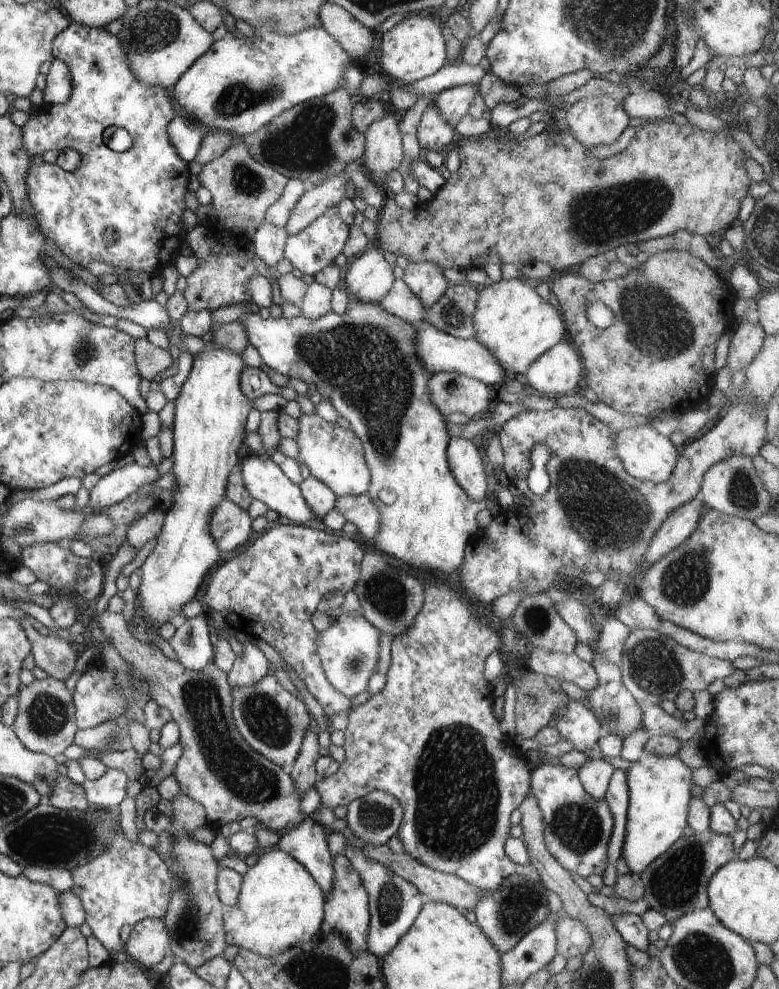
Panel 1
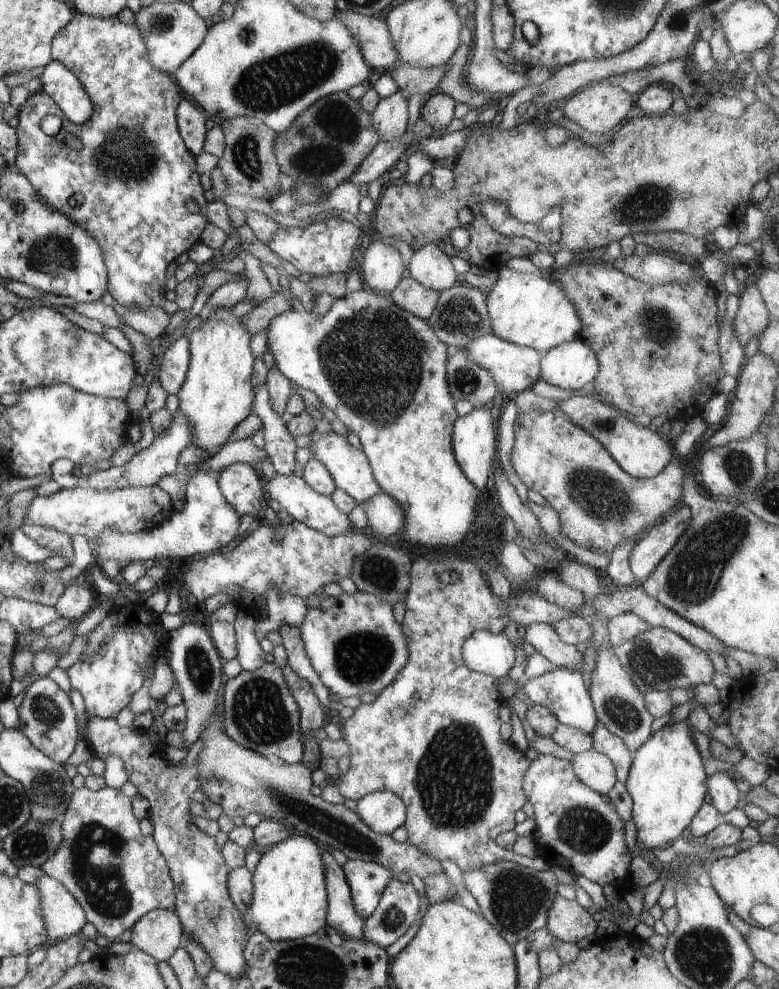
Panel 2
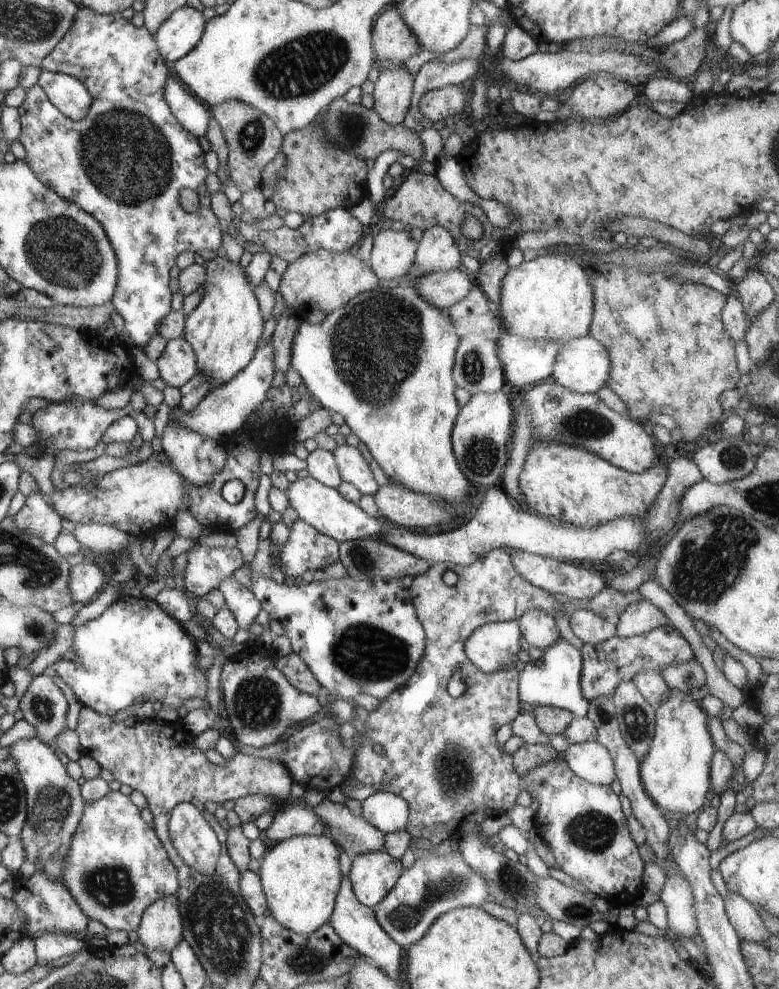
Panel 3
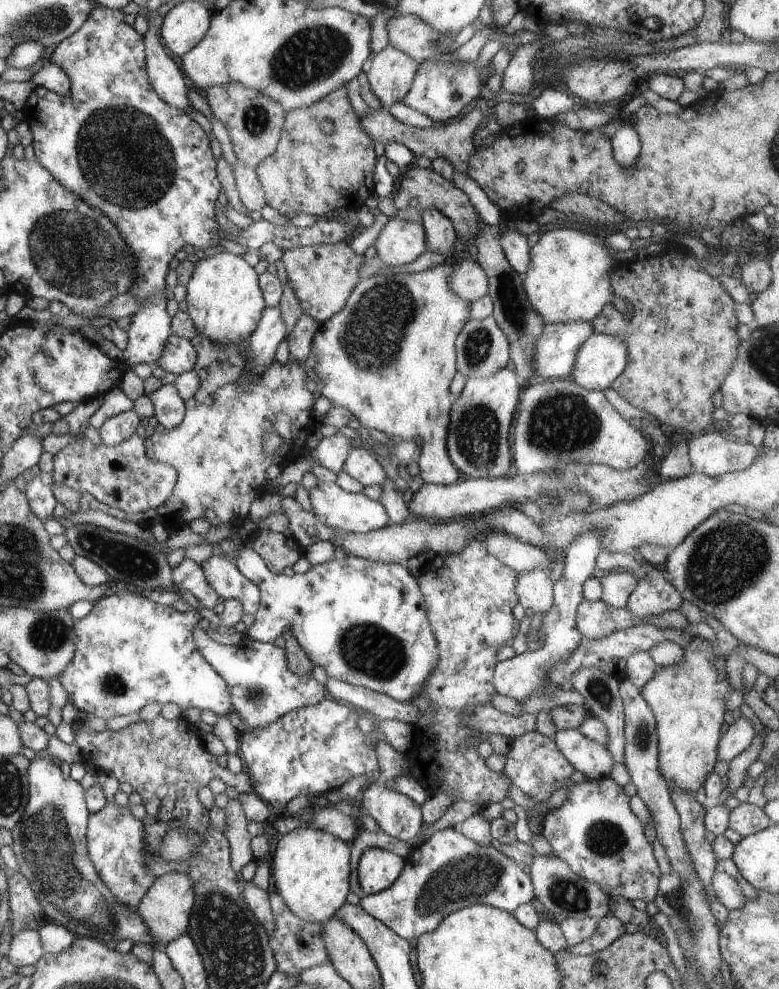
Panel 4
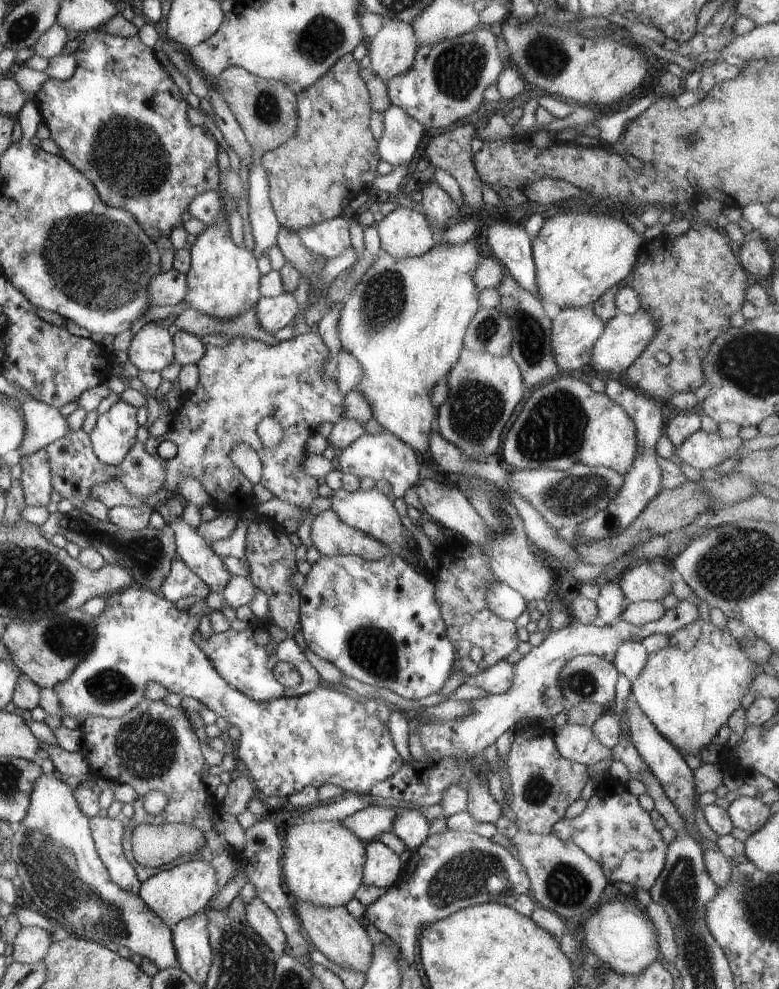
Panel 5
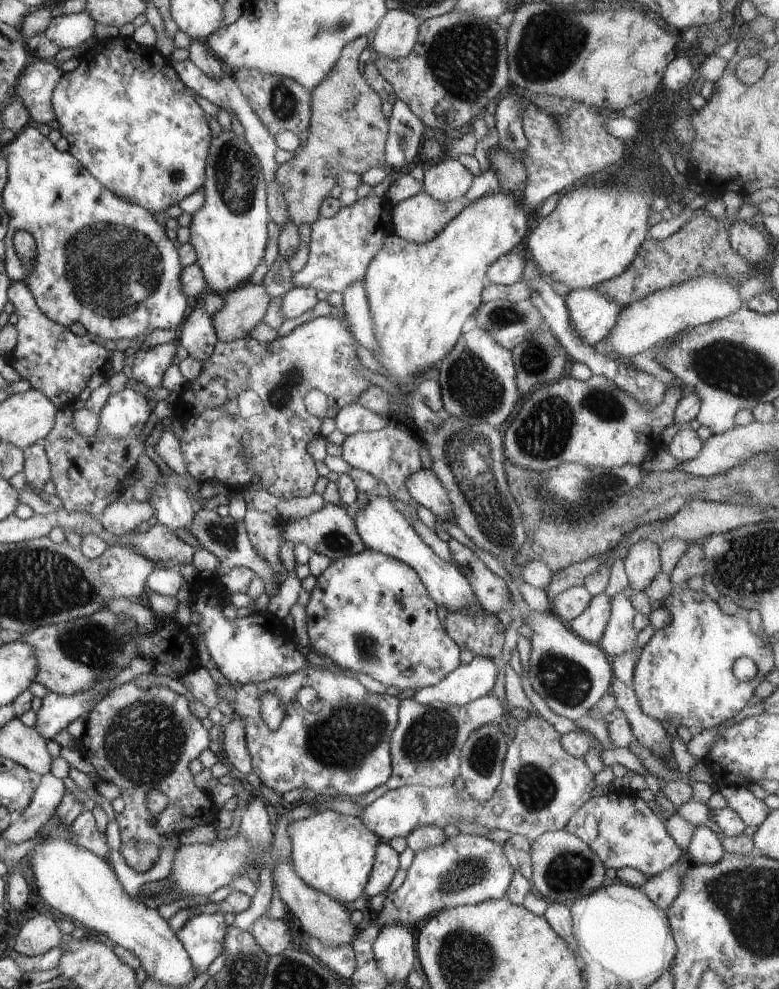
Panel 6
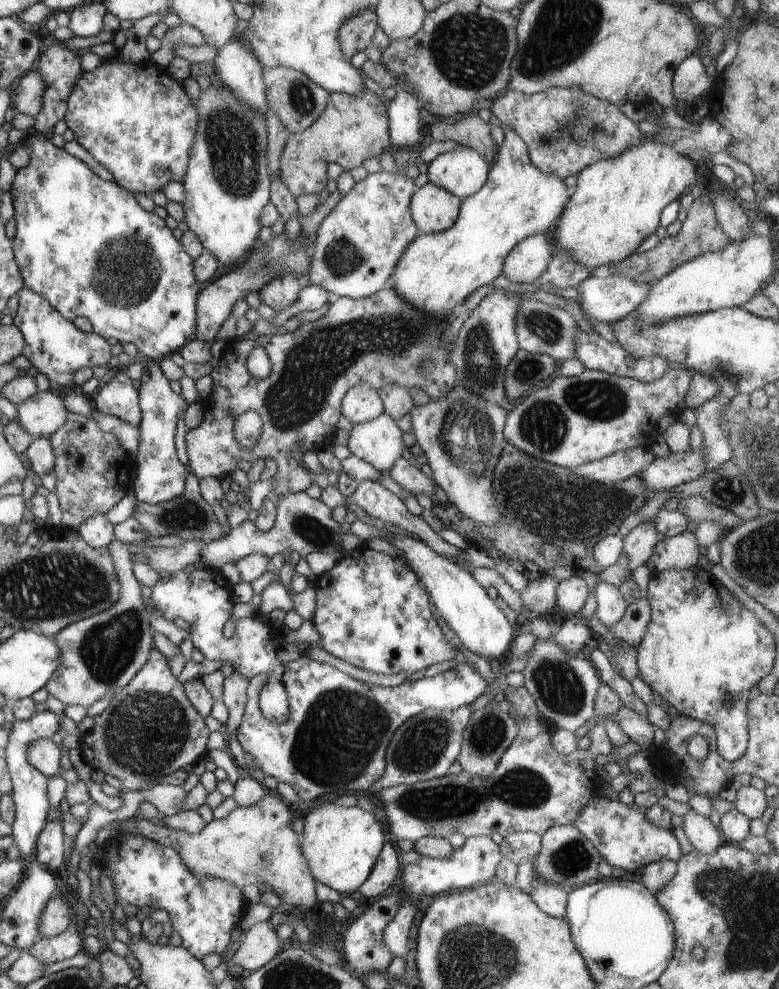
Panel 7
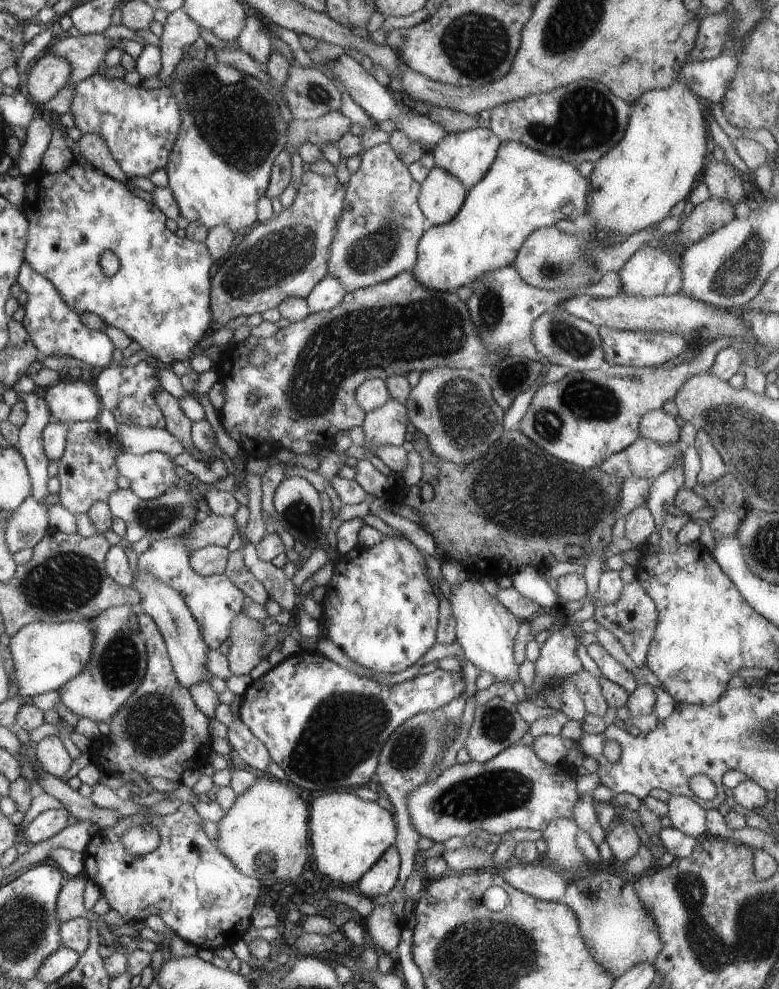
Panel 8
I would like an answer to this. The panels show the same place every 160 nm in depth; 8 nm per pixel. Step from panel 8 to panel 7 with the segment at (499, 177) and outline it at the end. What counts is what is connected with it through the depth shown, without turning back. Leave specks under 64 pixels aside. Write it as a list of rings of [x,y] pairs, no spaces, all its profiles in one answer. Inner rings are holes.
[[[504,127],[504,140],[497,150],[495,161],[490,167],[488,180],[484,186],[465,198],[460,203],[456,222],[448,230],[432,234],[416,235],[402,253],[396,268],[388,280],[391,288],[410,306],[418,309],[423,315],[431,315],[435,322],[448,321],[454,308],[466,302],[466,299],[484,284],[490,284],[502,274],[504,259],[507,254],[525,238],[533,234],[549,233],[568,204],[568,192],[564,180],[556,175],[544,174],[529,159],[527,146],[520,135],[511,128]]]

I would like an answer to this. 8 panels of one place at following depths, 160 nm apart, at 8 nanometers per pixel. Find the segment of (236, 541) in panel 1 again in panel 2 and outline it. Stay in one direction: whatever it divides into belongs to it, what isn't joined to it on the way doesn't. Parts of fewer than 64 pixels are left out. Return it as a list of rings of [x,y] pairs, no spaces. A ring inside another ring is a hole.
[[[198,465],[196,473],[189,480],[182,511],[176,512],[155,528],[135,534],[104,528],[98,540],[88,540],[95,560],[99,563],[116,560],[121,567],[132,562],[162,563],[169,560],[189,560],[221,552],[234,545],[234,540],[240,537],[241,516],[227,503],[219,482],[208,473],[206,467]]]

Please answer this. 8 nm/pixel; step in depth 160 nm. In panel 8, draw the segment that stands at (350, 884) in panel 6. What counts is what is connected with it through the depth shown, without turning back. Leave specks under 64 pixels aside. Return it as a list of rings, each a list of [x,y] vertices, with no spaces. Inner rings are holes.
[[[354,793],[322,794],[312,802],[309,811],[309,840],[316,868],[334,882],[356,884],[386,849],[395,844],[395,816],[376,802],[364,801]]]

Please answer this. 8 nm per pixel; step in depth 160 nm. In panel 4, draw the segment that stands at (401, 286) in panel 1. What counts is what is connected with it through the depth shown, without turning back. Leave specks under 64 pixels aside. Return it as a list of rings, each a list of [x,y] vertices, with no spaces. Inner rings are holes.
[[[460,255],[450,276],[452,292],[460,294],[460,298],[472,303],[488,295],[488,286],[490,282],[486,270],[466,255]]]

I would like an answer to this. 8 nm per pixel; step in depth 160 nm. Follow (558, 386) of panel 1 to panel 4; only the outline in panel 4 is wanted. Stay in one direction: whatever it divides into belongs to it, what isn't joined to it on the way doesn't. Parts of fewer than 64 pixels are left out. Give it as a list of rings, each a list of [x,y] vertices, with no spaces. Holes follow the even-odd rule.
[[[592,334],[578,350],[569,379],[587,390],[611,387],[628,364],[628,346],[622,340],[614,334]]]

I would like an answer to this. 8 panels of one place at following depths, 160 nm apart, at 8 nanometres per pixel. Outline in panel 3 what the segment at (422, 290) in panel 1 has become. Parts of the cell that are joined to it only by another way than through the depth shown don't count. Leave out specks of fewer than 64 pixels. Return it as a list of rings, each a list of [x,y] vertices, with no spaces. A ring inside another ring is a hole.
[[[432,226],[424,231],[415,254],[414,266],[424,275],[462,267],[463,257],[456,240],[444,226]]]

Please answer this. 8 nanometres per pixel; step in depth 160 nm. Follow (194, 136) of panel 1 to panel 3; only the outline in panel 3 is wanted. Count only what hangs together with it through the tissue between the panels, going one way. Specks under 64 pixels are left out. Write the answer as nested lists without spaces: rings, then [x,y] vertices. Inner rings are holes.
[[[168,74],[166,84],[164,84],[164,100],[168,104],[172,114],[184,130],[194,134],[196,138],[202,138],[208,131],[211,114],[204,104],[186,90],[186,88]]]

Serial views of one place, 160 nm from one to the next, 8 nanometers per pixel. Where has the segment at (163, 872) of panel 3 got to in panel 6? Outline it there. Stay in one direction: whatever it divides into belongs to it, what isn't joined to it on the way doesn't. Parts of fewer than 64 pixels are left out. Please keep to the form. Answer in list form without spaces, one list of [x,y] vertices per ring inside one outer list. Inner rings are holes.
[[[85,811],[80,814],[74,823],[70,826],[72,830],[71,838],[75,844],[90,850],[103,860],[109,861],[108,840],[104,832],[98,830],[94,815],[91,811]]]

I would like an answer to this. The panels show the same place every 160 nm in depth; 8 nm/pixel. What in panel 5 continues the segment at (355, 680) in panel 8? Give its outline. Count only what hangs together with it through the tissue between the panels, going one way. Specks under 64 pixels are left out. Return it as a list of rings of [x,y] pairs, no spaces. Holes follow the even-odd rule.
[[[139,586],[128,587],[127,589],[121,590],[106,597],[106,608],[104,612],[94,618],[94,626],[96,626],[96,644],[92,646],[92,652],[84,658],[84,662],[80,662],[76,666],[75,673],[68,678],[67,681],[60,682],[54,687],[54,694],[57,695],[60,702],[60,711],[63,716],[102,716],[105,718],[119,718],[128,714],[142,698],[145,698],[144,692],[148,688],[148,682],[156,682],[165,689],[166,693],[179,694],[181,697],[195,698],[198,702],[202,702],[206,708],[214,710],[218,714],[219,718],[224,718],[231,727],[240,729],[240,740],[236,745],[236,759],[242,762],[242,765],[253,781],[255,791],[260,791],[264,796],[277,796],[282,798],[289,798],[295,793],[299,793],[306,786],[314,786],[317,789],[324,784],[333,784],[342,788],[344,792],[352,792],[356,795],[368,794],[376,784],[383,782],[394,775],[403,766],[403,760],[400,754],[395,748],[392,740],[392,734],[388,730],[388,726],[384,722],[380,722],[376,715],[368,715],[364,706],[365,700],[357,697],[348,690],[341,690],[338,687],[326,685],[323,681],[312,688],[307,694],[294,697],[281,697],[272,700],[271,702],[256,702],[254,698],[249,698],[246,694],[242,694],[240,690],[232,688],[221,678],[216,670],[212,666],[212,662],[208,659],[208,656],[200,649],[197,644],[199,638],[199,619],[196,615],[190,614],[189,610],[178,610],[175,604],[163,598],[158,592],[151,591],[150,589],[141,588]],[[500,660],[486,670],[480,670],[472,677],[466,677],[466,683],[486,690],[490,695],[503,694],[510,690],[514,676],[514,665],[507,660]]]

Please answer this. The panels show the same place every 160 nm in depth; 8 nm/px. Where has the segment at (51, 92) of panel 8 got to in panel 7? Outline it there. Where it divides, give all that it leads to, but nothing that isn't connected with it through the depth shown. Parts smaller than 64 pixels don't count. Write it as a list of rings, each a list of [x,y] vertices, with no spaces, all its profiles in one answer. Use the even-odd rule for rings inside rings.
[[[36,70],[28,73],[26,77],[22,78],[18,82],[16,90],[11,94],[11,107],[15,112],[22,112],[22,114],[28,114],[28,116],[36,116],[41,109],[43,94],[45,91],[45,84],[41,74]]]

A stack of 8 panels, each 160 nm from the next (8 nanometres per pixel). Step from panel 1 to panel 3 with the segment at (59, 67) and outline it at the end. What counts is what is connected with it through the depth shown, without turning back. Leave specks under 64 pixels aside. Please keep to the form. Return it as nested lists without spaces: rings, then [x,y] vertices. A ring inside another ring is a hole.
[[[42,69],[40,77],[38,78],[37,86],[44,90],[47,94],[47,98],[60,110],[67,118],[71,120],[81,120],[84,118],[92,103],[92,98],[88,93],[86,86],[78,81],[78,78],[74,76],[66,75],[64,73],[58,73],[50,70]]]

